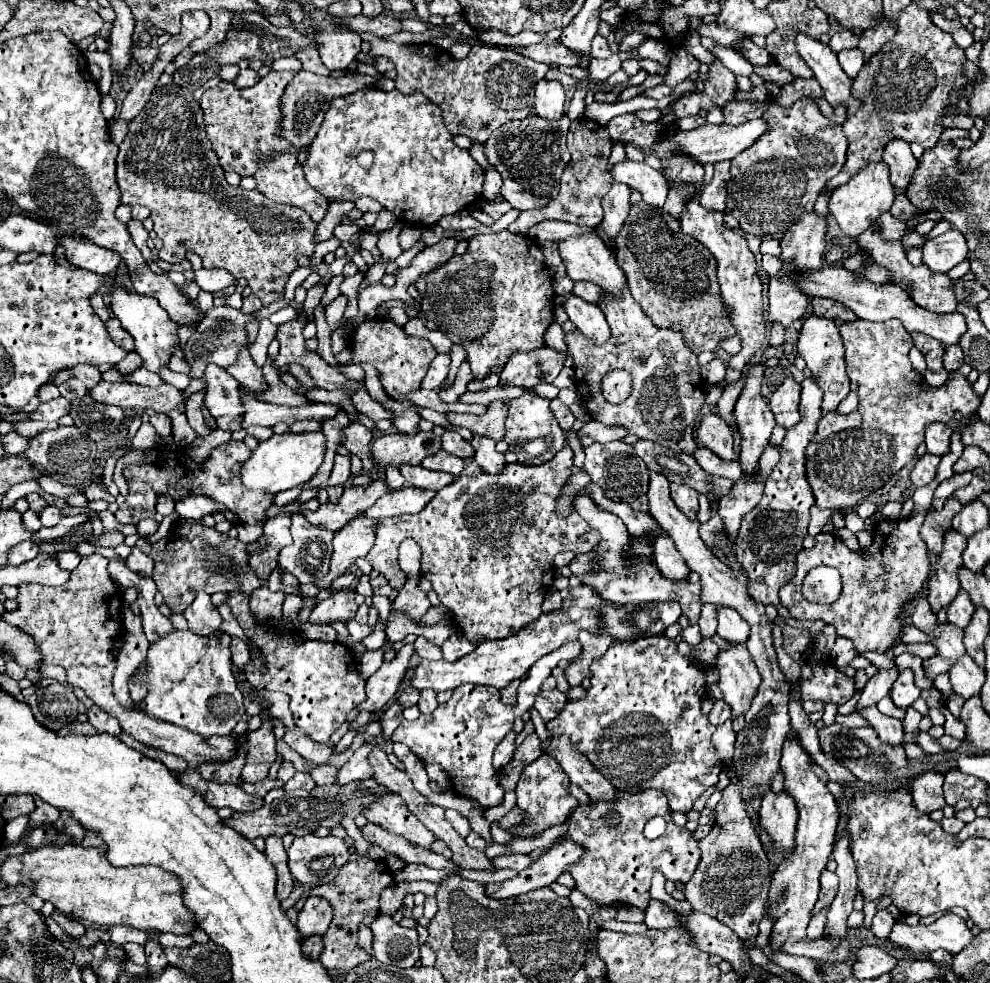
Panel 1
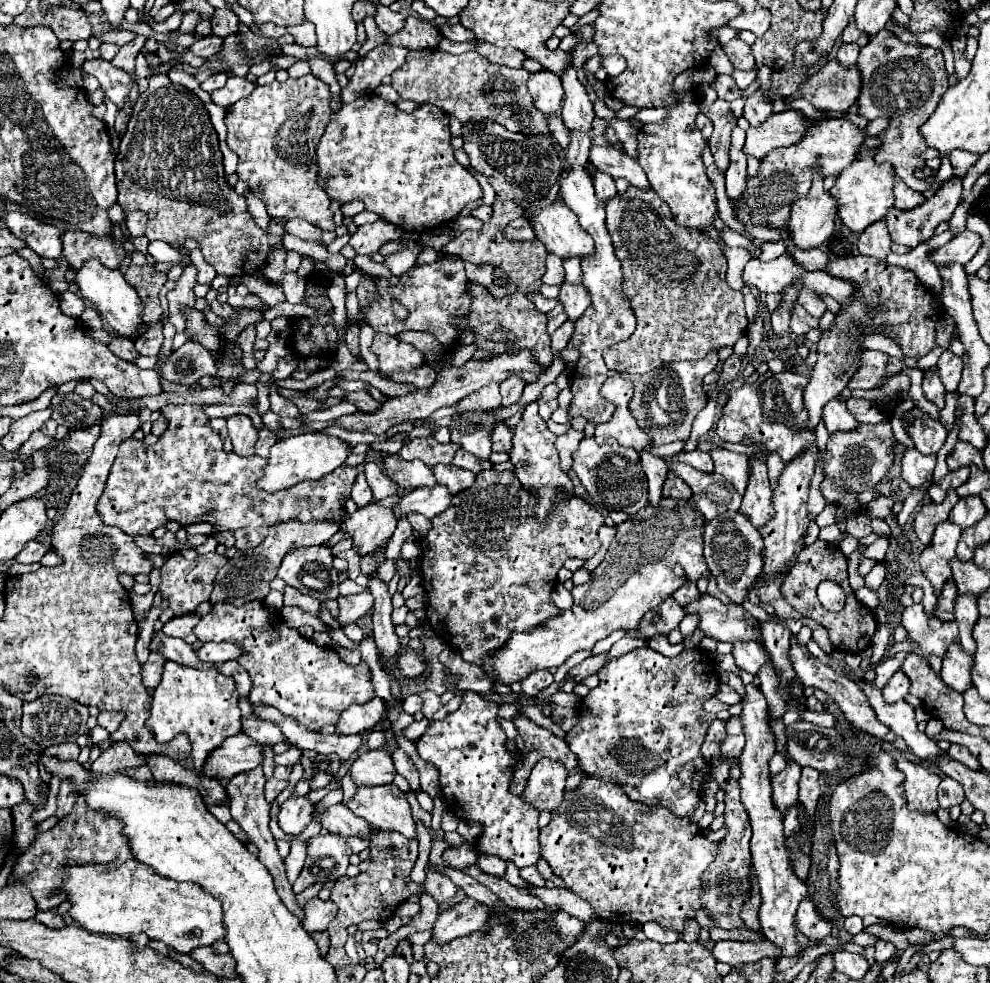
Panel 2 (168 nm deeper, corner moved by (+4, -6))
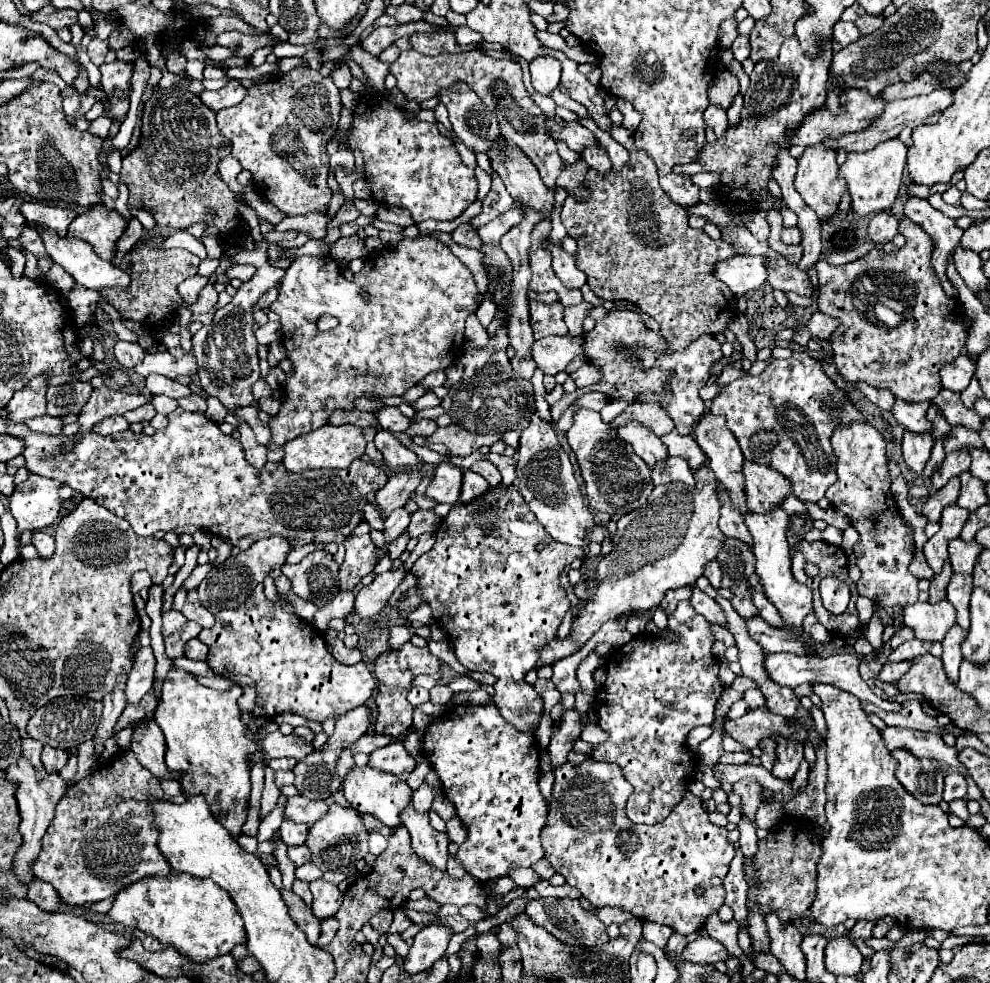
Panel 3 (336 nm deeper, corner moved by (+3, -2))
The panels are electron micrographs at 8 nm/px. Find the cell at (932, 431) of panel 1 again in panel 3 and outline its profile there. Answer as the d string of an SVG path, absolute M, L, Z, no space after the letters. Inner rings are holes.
M897 399L895 405L893 405L893 409L891 409L891 413L911 433L925 435L925 433L933 431L933 425L929 425L929 421L925 419L925 409L927 407L929 407L927 401L925 403L909 403L909 401Z

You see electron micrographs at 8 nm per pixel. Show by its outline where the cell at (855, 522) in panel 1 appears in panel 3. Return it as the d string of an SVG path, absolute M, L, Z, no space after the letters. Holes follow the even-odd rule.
M847 527L845 531L843 531L843 549L847 551L847 555L851 553L851 549L853 549L853 545L859 541L859 533L857 533L857 529L855 527Z

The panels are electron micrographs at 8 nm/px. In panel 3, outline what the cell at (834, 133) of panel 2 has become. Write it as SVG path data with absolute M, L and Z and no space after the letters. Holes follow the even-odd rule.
M933 91L929 95L919 95L919 97L911 97L911 99L899 99L899 101L885 101L883 113L877 117L877 121L873 121L871 125L867 125L863 131L855 131L855 133L843 133L841 137L827 137L823 141L823 145L827 149L839 151L843 149L845 153L853 153L853 151L869 151L875 145L897 137L905 127L917 127L923 123L935 123L941 113L947 109L947 105L953 103L953 91Z

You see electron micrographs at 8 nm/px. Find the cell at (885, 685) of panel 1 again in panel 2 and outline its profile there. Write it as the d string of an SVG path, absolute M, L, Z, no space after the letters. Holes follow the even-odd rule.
M896 653L896 655L888 657L886 661L882 661L882 663L876 667L874 685L876 685L878 689L882 689L882 687L888 683L888 679L902 667L902 661L904 661L906 657L908 657L908 653Z

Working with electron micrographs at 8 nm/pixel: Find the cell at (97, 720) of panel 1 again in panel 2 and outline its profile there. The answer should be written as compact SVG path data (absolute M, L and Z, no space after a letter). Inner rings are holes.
M102 711L98 715L98 725L104 727L106 731L110 731L110 733L114 733L120 727L122 721L124 721L124 715L116 713L116 711Z

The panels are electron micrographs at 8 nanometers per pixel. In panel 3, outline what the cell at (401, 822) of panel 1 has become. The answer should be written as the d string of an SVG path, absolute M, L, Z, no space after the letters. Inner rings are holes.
M369 765L367 767L351 769L351 773L343 781L343 791L345 791L345 797L347 797L347 801L351 803L351 807L355 811L369 813L369 815L377 817L387 827L403 825L401 813L405 811L405 807L411 805L411 797L413 797L413 789L405 781L399 781L391 773L373 769Z

